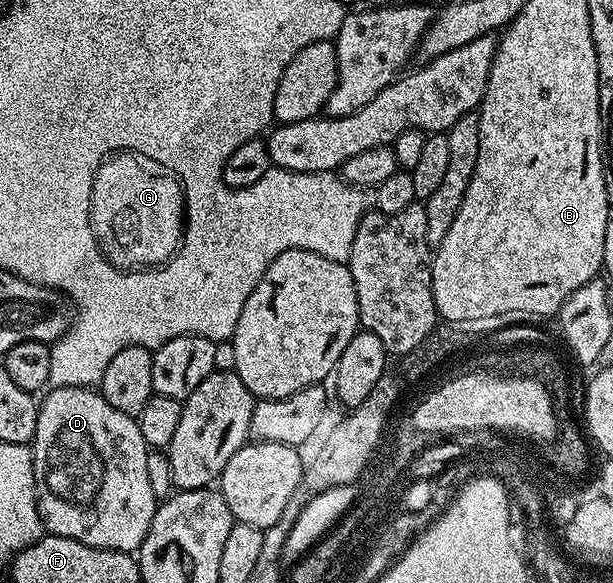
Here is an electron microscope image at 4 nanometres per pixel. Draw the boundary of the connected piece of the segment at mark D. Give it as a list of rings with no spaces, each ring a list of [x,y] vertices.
[[[59,385],[50,388],[45,395],[45,401],[43,397],[37,410],[37,426],[31,442],[37,480],[37,506],[44,528],[54,537],[66,537],[91,547],[136,554],[159,504],[147,480],[147,455],[151,446],[143,439],[143,431],[139,431],[136,417],[113,407],[104,394],[93,387]]]

